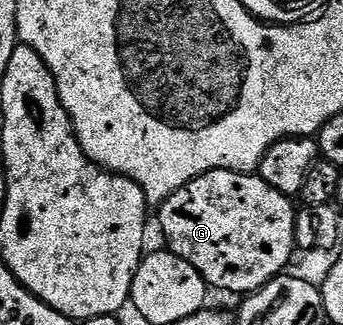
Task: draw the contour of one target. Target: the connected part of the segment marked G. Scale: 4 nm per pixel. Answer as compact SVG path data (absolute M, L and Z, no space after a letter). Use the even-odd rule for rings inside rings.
M227 169L208 171L192 179L176 191L157 210L162 233L166 236L165 248L180 259L192 263L200 271L211 290L223 289L226 293L249 295L262 289L283 272L282 269L296 253L295 202L280 191L268 187L264 179L254 173L233 173Z

